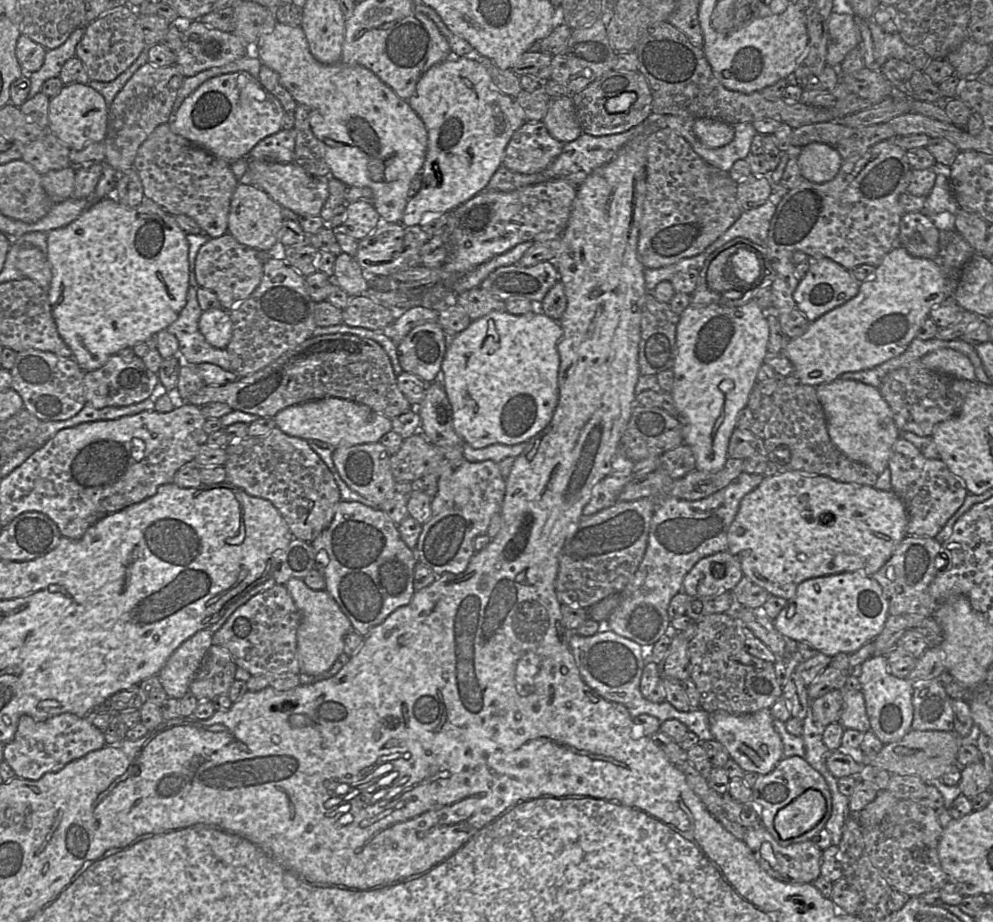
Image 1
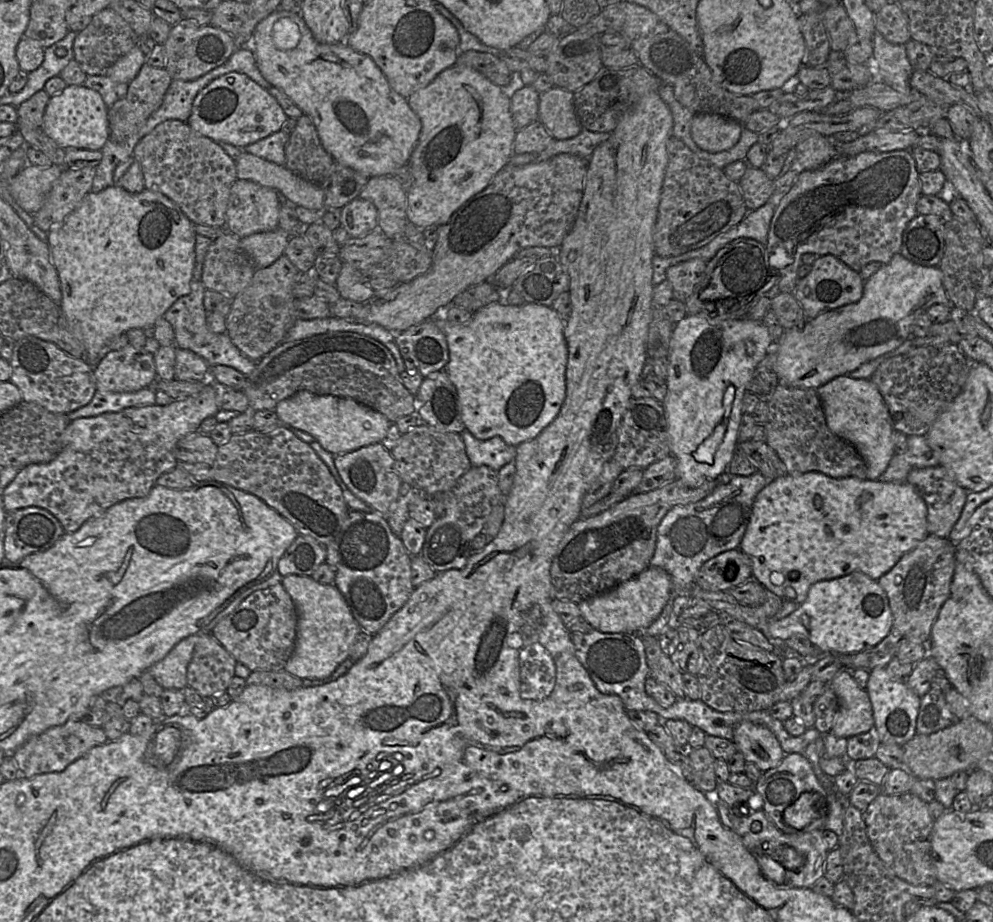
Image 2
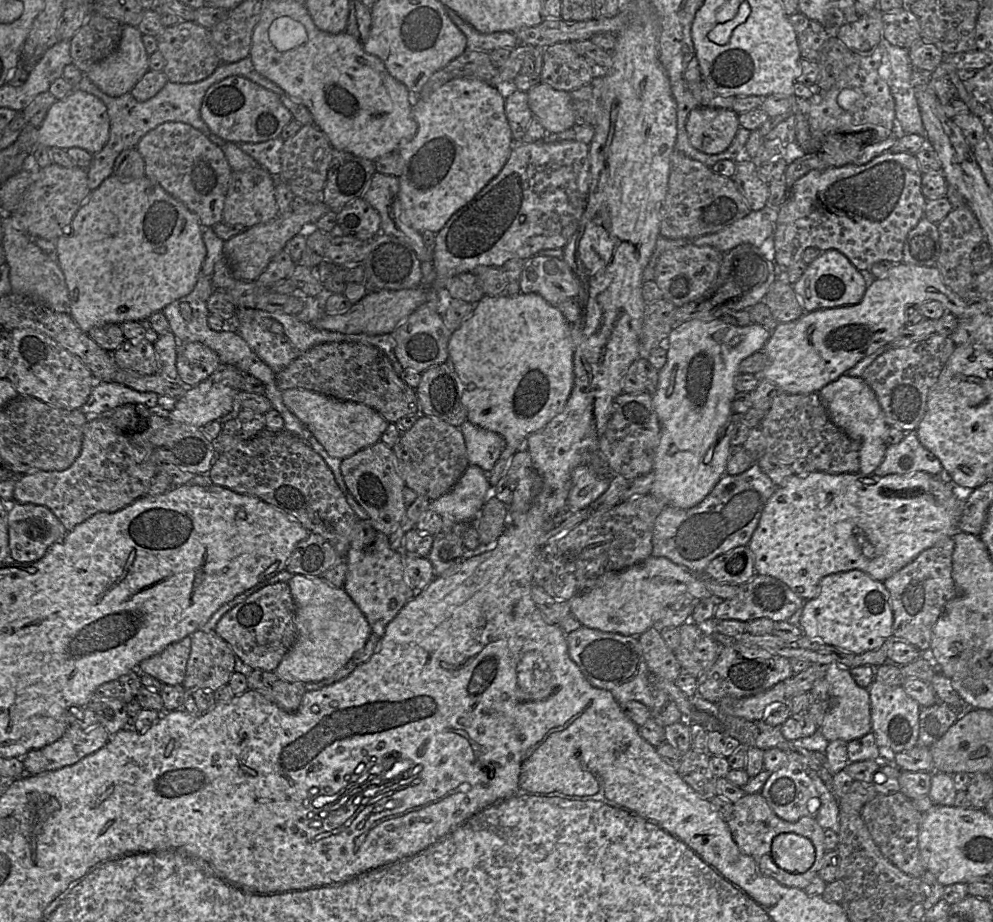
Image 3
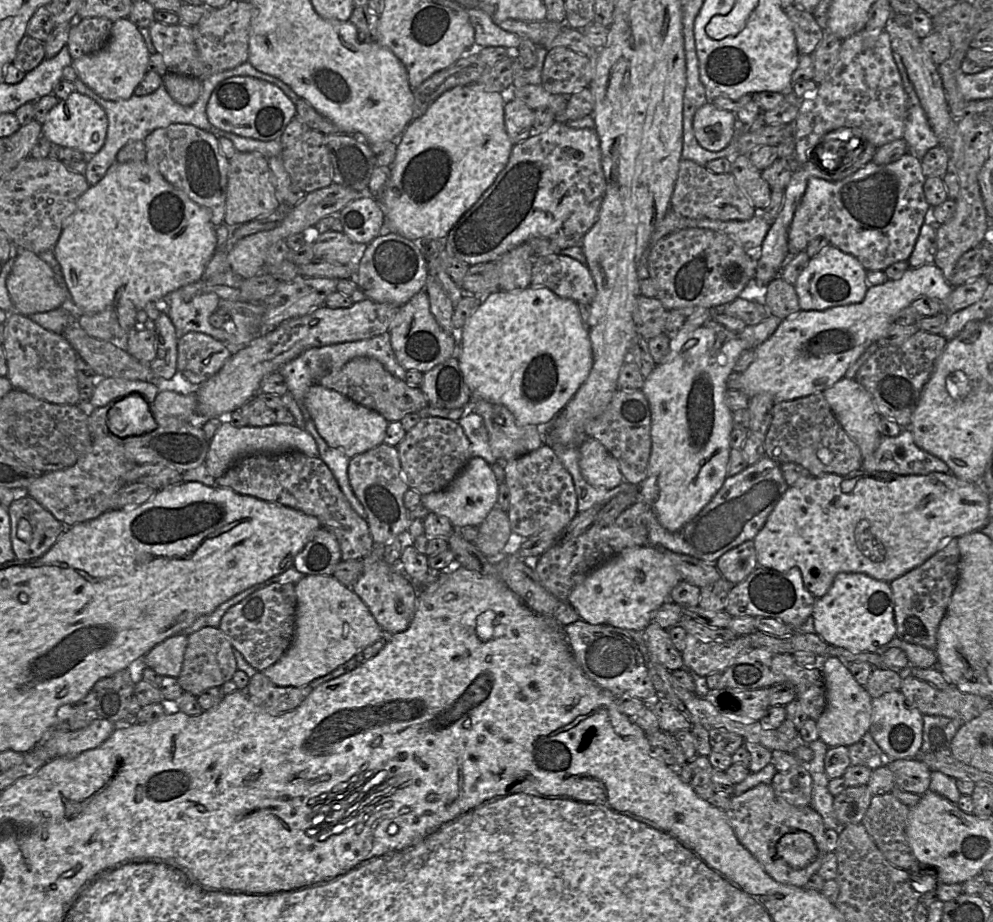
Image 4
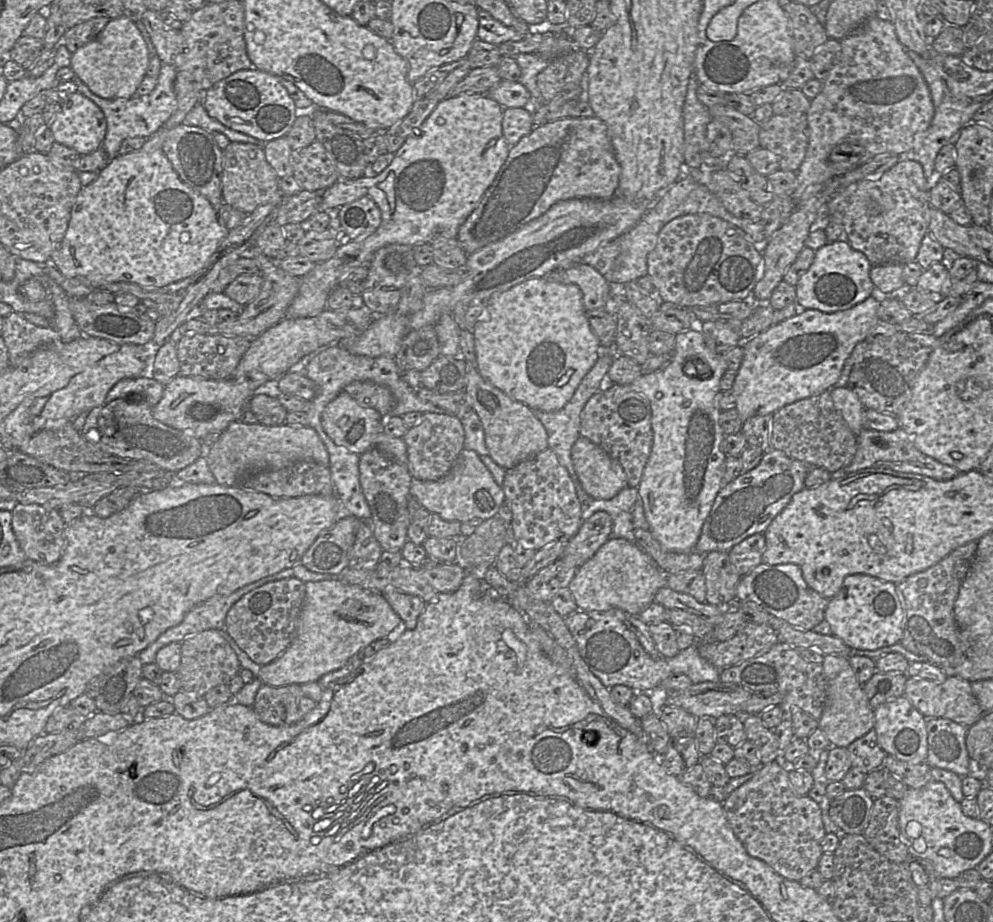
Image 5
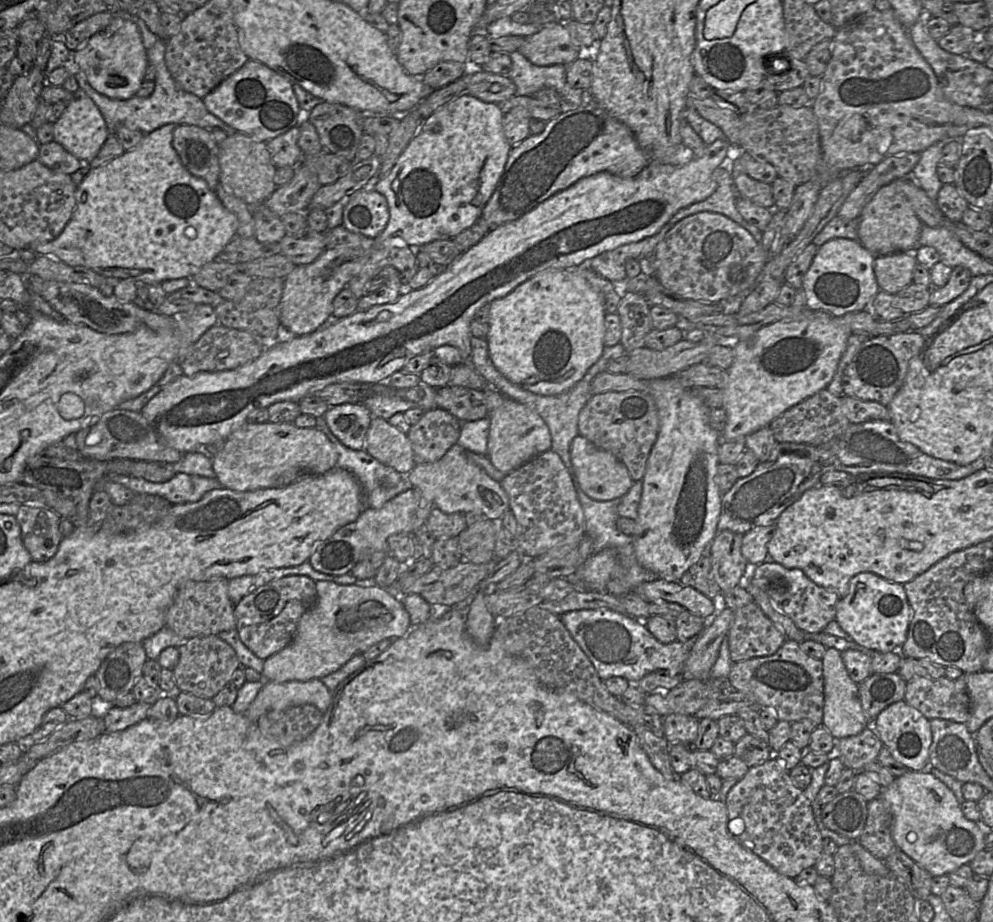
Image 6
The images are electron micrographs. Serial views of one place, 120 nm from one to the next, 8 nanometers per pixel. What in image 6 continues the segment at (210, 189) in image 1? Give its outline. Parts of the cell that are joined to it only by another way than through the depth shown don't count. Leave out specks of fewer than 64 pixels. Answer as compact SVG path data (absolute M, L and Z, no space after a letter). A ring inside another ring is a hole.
M177 125L173 131L172 146L183 166L203 179L215 192L219 184L220 166L218 144L208 129L195 125Z

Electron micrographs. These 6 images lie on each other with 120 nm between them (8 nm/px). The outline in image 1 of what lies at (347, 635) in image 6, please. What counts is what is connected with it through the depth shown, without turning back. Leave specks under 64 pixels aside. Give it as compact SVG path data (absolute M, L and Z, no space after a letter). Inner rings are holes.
M292 578L284 585L301 614L301 623L297 631L300 672L310 675L322 674L328 671L343 653L344 638L354 630L352 624L326 590L313 590L304 580L298 578Z

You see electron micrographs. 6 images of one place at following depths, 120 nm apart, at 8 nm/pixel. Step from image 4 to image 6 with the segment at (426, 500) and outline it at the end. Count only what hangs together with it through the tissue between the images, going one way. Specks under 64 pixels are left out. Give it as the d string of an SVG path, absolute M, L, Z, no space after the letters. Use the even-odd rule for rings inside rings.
M455 444L438 461L432 463L415 464L407 474L407 481L410 487L418 490L421 495L438 508L443 513L462 513L474 512L480 514L485 519L500 521L504 513L509 510L509 498L501 483L492 479L481 467L472 462L466 456L466 449Z

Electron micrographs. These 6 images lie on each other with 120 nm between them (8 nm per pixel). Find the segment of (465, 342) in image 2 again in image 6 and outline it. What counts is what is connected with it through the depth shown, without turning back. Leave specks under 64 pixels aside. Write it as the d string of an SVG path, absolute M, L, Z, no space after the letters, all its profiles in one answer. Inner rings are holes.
M576 268L547 269L490 303L489 357L495 368L511 383L542 396L561 394L580 381L604 350L605 307L601 295Z

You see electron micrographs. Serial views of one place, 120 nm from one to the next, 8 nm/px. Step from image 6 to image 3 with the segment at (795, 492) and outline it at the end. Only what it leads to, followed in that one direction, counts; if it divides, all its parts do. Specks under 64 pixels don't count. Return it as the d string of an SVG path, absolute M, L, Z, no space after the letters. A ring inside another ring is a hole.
M911 431L905 433L900 443L887 446L882 463L873 473L886 476L925 472L934 476L942 469L939 459L920 443L916 431ZM754 462L741 474L724 474L710 493L689 509L666 506L655 520L652 556L665 557L694 574L703 573L717 556L749 543L763 509L777 486Z

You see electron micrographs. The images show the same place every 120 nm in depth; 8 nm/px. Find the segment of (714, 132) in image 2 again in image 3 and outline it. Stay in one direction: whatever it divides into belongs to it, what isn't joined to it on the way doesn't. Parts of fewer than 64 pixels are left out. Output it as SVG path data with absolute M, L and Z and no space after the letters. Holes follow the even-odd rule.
M697 106L688 116L686 129L691 144L706 154L724 152L740 127L739 114L732 109Z

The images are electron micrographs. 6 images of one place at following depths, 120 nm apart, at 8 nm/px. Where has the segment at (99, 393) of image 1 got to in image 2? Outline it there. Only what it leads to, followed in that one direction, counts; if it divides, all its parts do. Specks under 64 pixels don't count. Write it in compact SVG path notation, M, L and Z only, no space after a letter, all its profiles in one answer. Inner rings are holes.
M127 344L118 351L106 353L94 366L96 391L98 392L136 392L146 388L157 379L154 355L145 351L144 347L134 348Z

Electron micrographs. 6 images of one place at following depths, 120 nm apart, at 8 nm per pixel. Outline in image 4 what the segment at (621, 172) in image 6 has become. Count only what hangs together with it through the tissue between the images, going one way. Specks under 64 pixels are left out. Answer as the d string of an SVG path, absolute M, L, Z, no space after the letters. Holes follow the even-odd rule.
M555 120L546 131L532 133L526 140L512 146L506 167L452 227L443 244L452 256L470 266L498 261L504 254L533 238L549 240L559 250L581 246L583 236L597 221L605 193L606 180L596 130L574 129Z

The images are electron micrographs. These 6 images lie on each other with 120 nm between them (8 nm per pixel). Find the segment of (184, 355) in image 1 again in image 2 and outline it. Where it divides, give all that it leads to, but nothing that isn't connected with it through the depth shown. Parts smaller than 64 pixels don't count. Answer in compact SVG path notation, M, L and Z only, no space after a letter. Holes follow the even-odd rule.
M191 281L191 291L180 297L163 315L175 334L175 347L182 350L191 350L202 357L210 366L227 366L249 377L256 368L258 361L253 361L243 355L232 343L227 333L215 334L209 330L206 323L207 312L203 305L205 286L201 281Z

